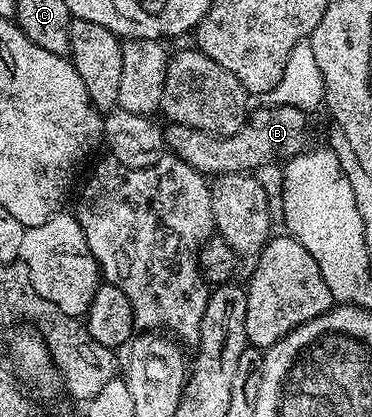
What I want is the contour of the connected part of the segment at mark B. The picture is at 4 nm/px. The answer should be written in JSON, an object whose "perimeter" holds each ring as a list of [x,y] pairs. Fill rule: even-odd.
{"perimeter":[[[265,104],[262,110],[254,109],[239,128],[226,138],[215,138],[199,128],[169,124],[164,127],[165,145],[191,168],[206,176],[256,172],[260,166],[268,166],[278,160],[293,158],[306,149],[305,118],[294,106]],[[281,158],[281,159],[277,159]]]}

